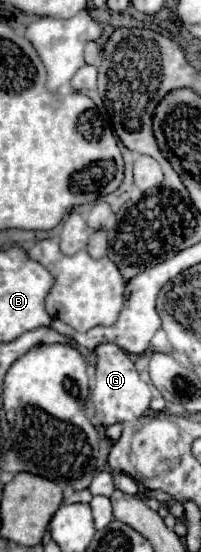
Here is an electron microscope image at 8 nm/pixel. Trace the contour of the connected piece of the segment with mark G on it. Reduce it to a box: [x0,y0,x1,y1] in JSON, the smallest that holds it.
[91,344,151,426]

